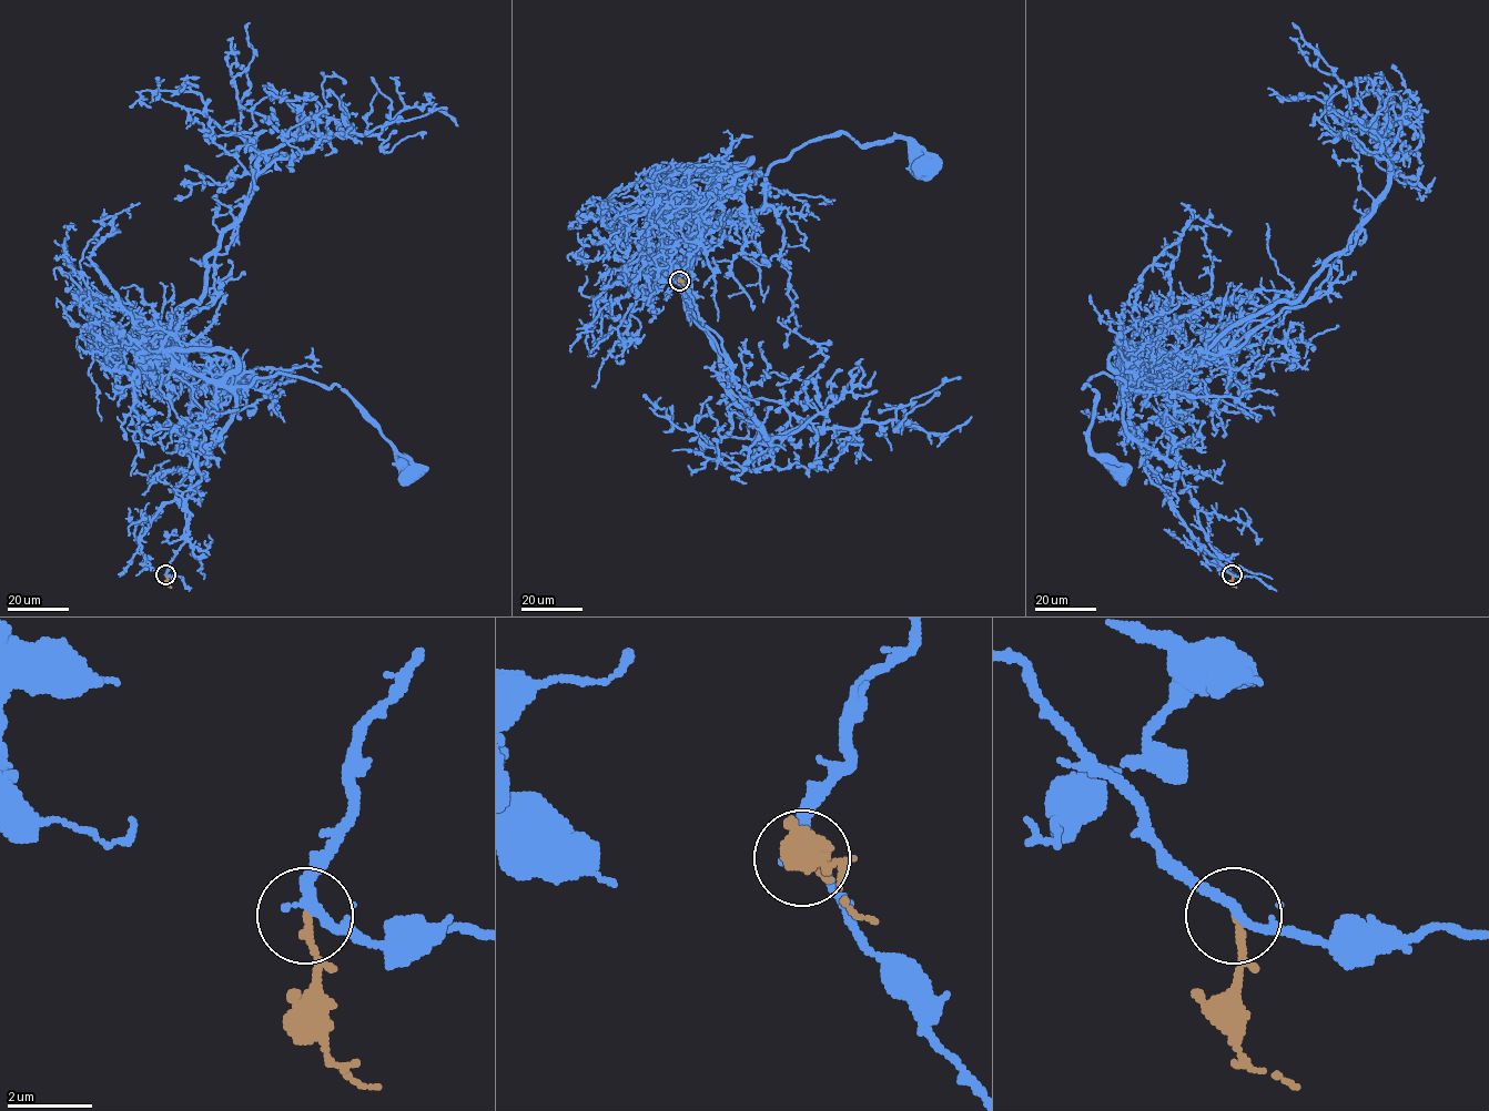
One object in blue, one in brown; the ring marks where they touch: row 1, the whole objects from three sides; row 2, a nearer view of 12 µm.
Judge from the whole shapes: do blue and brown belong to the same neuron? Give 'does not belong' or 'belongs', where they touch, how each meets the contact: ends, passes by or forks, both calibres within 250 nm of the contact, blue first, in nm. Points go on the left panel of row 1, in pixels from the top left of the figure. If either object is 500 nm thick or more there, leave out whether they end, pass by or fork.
belongs; at (165, 574); blue passes by; brown ends there; 240 nm thick on the blue side, 160 nm on the other

